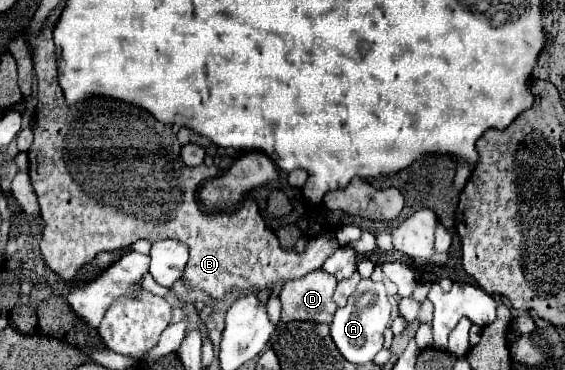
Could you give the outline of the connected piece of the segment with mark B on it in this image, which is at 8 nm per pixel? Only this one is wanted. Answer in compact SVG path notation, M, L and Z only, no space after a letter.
M53 25L45 29L33 43L33 63L39 85L39 101L35 109L35 141L27 155L31 185L37 193L41 217L45 221L39 249L47 267L53 273L57 273L63 281L73 281L81 267L91 263L103 251L125 249L139 239L147 239L149 243L161 239L175 239L189 247L189 263L187 271L183 273L185 287L205 291L211 301L223 301L227 295L231 295L231 289L235 289L237 295L261 295L265 291L273 291L279 283L319 269L325 263L325 259L339 249L337 239L317 237L309 239L307 249L303 253L297 253L295 249L285 251L279 245L275 233L265 225L259 207L251 196L245 197L245 201L230 212L205 211L197 199L197 191L205 181L213 179L219 169L213 165L185 167L179 159L179 141L171 127L157 123L157 119L153 119L149 113L137 107L113 103L109 99L89 99L89 103L79 103L71 109L65 103L63 91L57 83L57 59L51 31Z

